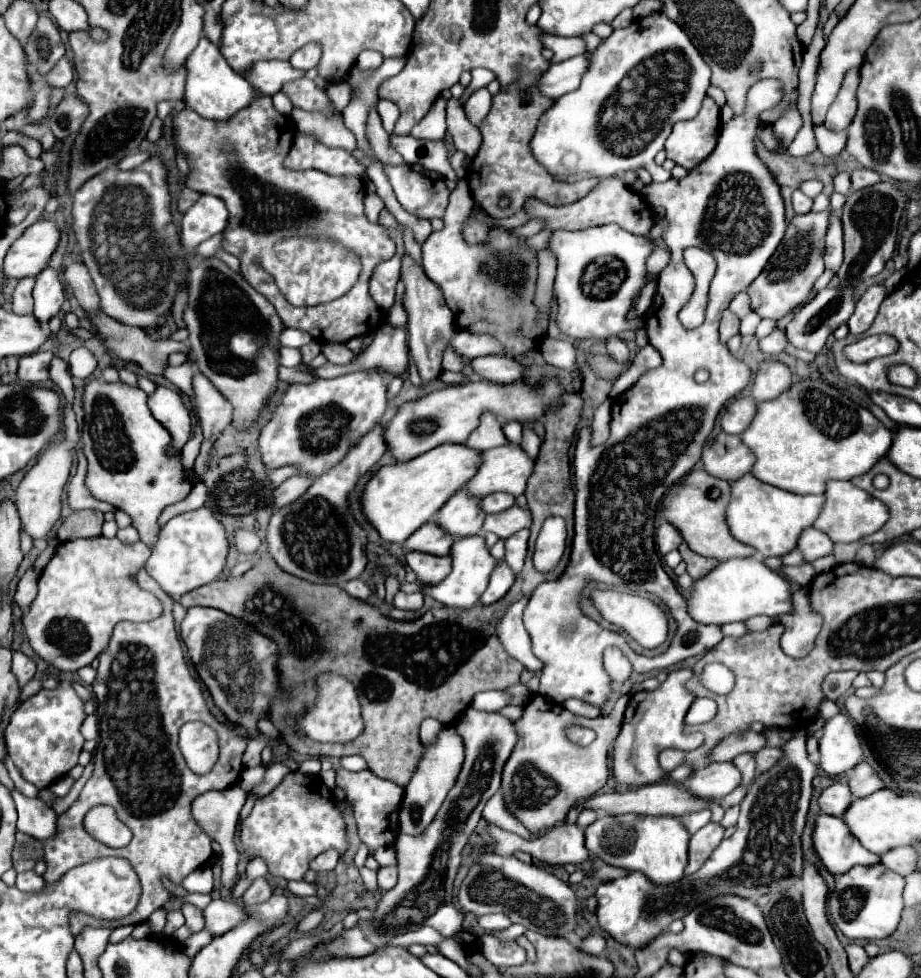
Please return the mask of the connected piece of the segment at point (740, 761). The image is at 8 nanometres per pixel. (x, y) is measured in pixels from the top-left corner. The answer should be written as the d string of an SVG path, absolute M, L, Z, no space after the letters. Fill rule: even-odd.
M741 754L733 760L733 764L737 766L737 770L741 770L741 786L749 786L755 778L755 762L753 762L753 754Z

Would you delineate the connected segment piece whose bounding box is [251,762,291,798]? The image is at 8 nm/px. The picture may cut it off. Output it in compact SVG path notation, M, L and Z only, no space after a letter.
M277 762L271 764L271 766L267 768L267 774L265 774L263 782L261 782L259 786L255 786L251 792L255 792L259 798L265 796L265 794L269 794L289 772L291 772L291 770L289 770L285 764L277 764Z

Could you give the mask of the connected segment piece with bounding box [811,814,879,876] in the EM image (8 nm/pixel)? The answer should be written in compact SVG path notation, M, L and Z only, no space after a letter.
M819 814L815 818L815 828L811 834L813 850L821 864L831 874L843 874L849 868L863 864L871 866L879 862L879 856L865 850L847 830L845 822L837 816Z

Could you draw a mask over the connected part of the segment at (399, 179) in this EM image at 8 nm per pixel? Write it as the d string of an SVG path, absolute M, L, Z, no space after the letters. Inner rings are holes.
M383 164L383 170L399 204L409 214L425 220L443 218L449 204L449 188L445 186L445 178L439 172L431 172L413 164Z

